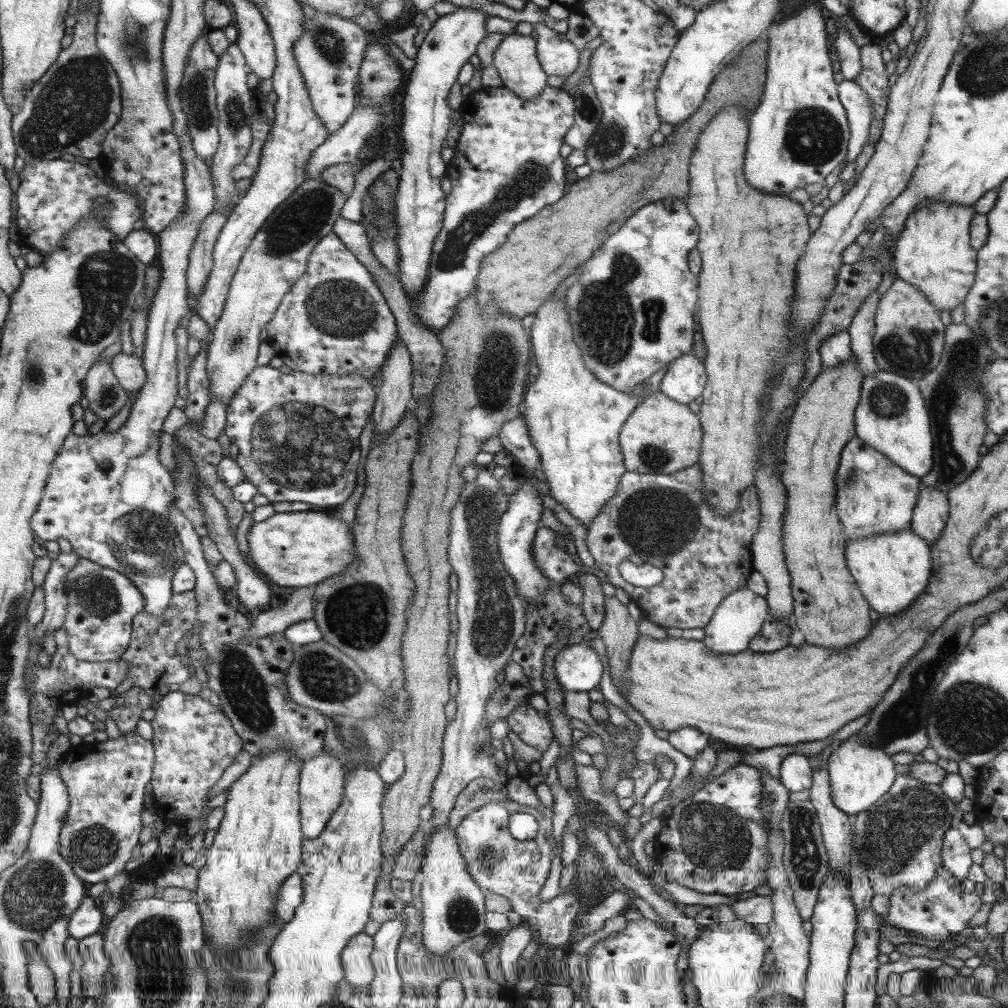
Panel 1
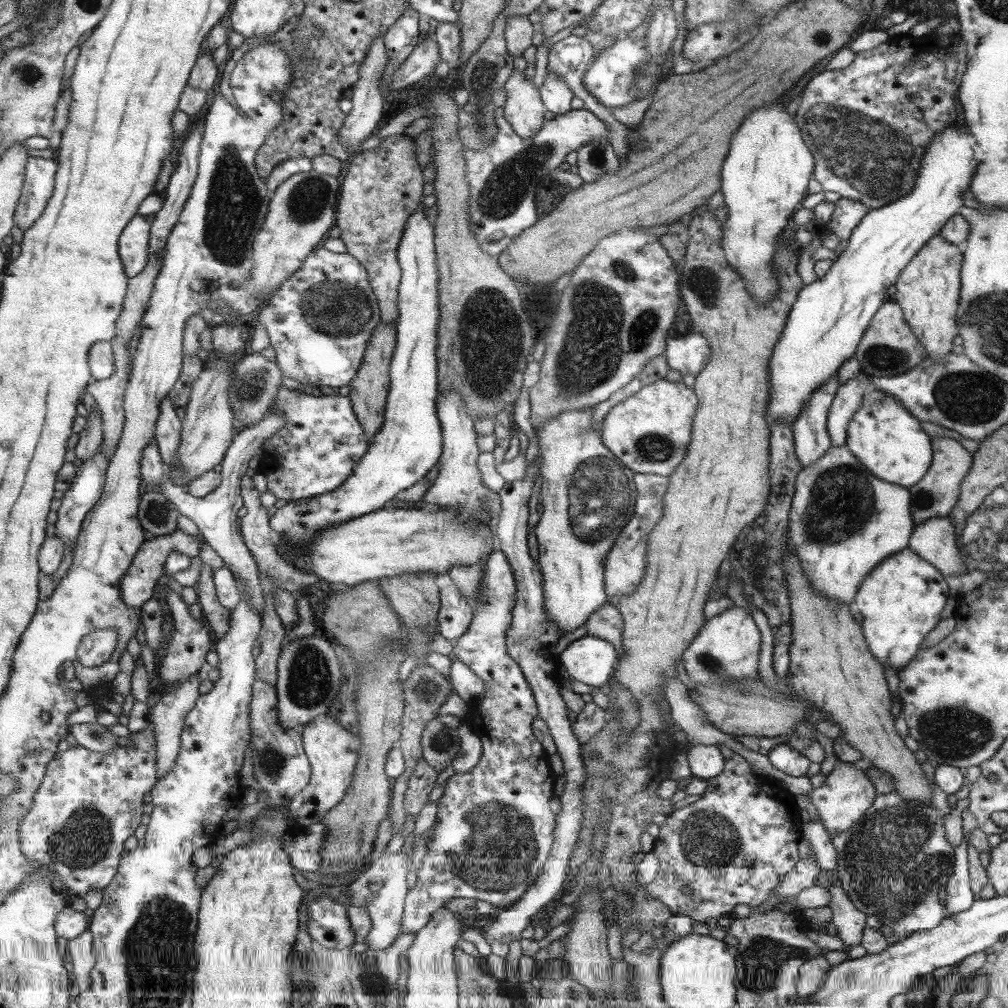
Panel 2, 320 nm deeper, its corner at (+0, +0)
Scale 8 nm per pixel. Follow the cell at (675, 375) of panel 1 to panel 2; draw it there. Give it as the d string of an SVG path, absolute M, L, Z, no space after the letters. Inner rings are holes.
M691 330L681 336L669 337L665 341L664 358L668 369L682 374L696 375L708 365L712 354L708 340L698 331Z

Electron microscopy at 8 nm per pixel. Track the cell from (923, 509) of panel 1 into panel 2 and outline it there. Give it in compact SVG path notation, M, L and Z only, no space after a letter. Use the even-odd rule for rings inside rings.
M947 517L930 518L915 526L908 540L908 547L937 569L943 578L967 572L959 556L951 523Z

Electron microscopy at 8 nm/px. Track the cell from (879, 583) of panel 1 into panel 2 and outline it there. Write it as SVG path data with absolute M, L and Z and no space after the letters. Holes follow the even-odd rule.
M908 546L881 561L861 584L854 602L861 614L865 645L881 666L900 670L920 650L921 644L940 622L948 587L941 573Z

